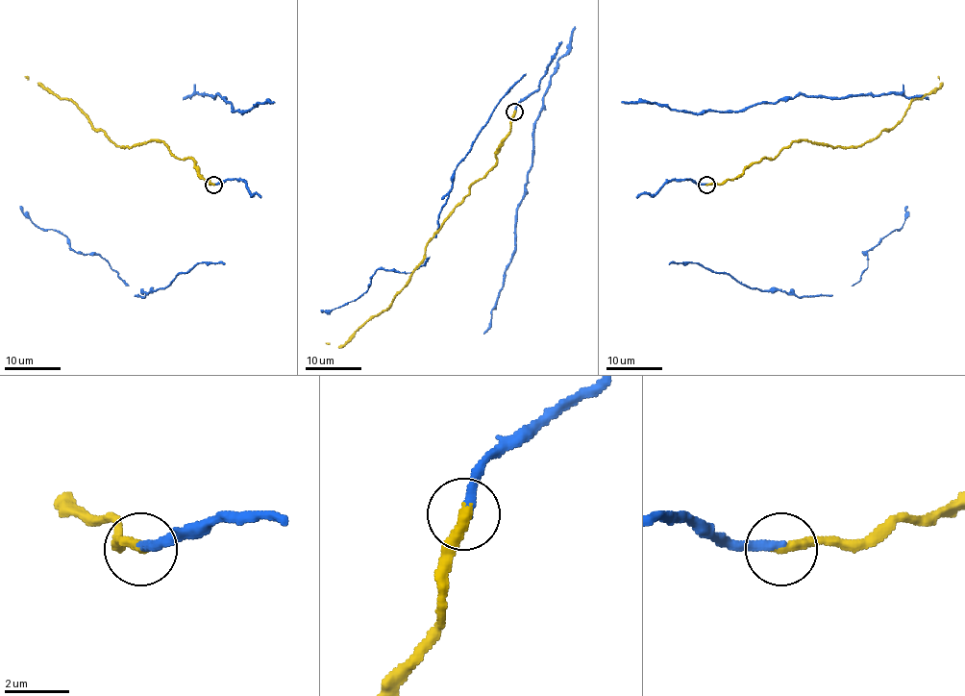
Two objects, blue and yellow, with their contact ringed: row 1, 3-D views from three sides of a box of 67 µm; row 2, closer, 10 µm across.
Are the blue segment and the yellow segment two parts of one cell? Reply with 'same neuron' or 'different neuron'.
same neuron

